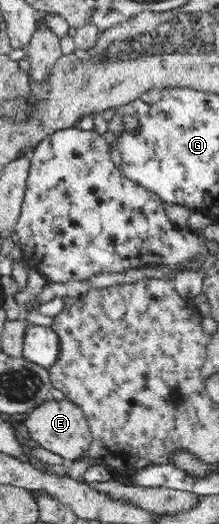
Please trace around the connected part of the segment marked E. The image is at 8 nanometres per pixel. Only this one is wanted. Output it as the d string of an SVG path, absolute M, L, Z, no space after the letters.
M67 398L61 401L47 399L35 409L27 413L25 419L30 439L35 440L46 452L57 453L66 465L83 459L84 453L89 449L92 442L92 433L82 409L69 402Z

